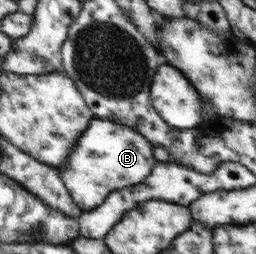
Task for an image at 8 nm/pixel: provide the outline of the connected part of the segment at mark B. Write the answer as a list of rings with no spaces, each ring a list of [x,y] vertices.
[[[95,118],[65,166],[61,167],[65,184],[77,205],[84,211],[99,209],[110,196],[120,190],[140,185],[148,180],[159,163],[155,146],[141,131],[123,121]]]

